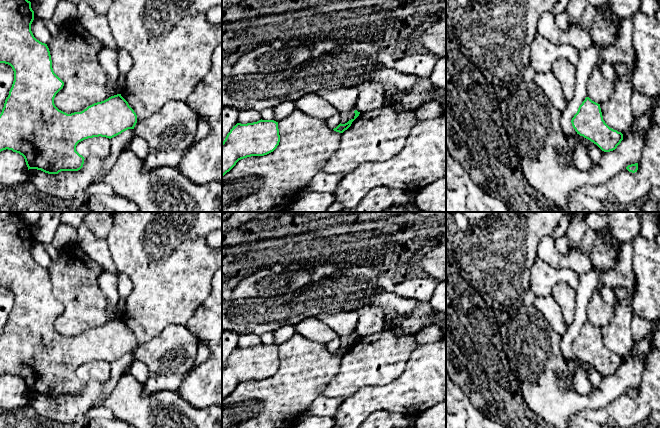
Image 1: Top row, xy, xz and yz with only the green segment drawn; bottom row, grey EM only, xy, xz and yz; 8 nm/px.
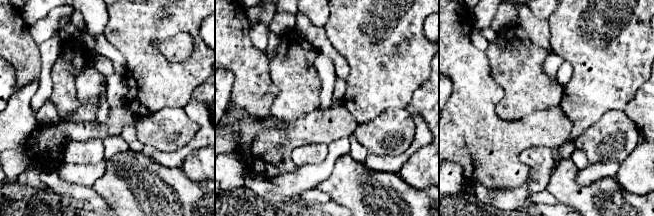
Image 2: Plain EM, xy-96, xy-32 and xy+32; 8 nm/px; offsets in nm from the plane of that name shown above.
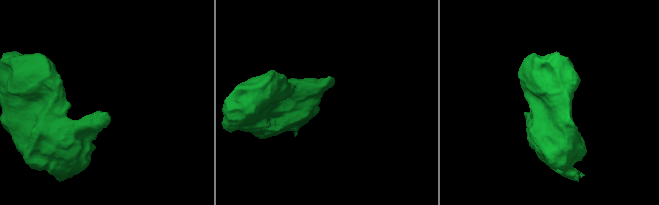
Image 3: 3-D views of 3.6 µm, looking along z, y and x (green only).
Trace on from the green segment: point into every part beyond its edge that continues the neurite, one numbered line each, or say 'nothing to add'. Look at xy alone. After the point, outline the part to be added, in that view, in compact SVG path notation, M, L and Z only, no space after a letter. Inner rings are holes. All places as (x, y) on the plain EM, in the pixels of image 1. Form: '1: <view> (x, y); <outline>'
nothing to add

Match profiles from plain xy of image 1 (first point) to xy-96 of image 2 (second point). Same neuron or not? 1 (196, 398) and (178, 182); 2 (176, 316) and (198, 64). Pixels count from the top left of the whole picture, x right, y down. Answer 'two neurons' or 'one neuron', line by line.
1: two neurons
2: one neuron

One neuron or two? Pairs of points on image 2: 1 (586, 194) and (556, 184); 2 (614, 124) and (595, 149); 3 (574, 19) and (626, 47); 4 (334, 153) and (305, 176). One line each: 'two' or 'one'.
1: one
2: one
3: one
4: one

